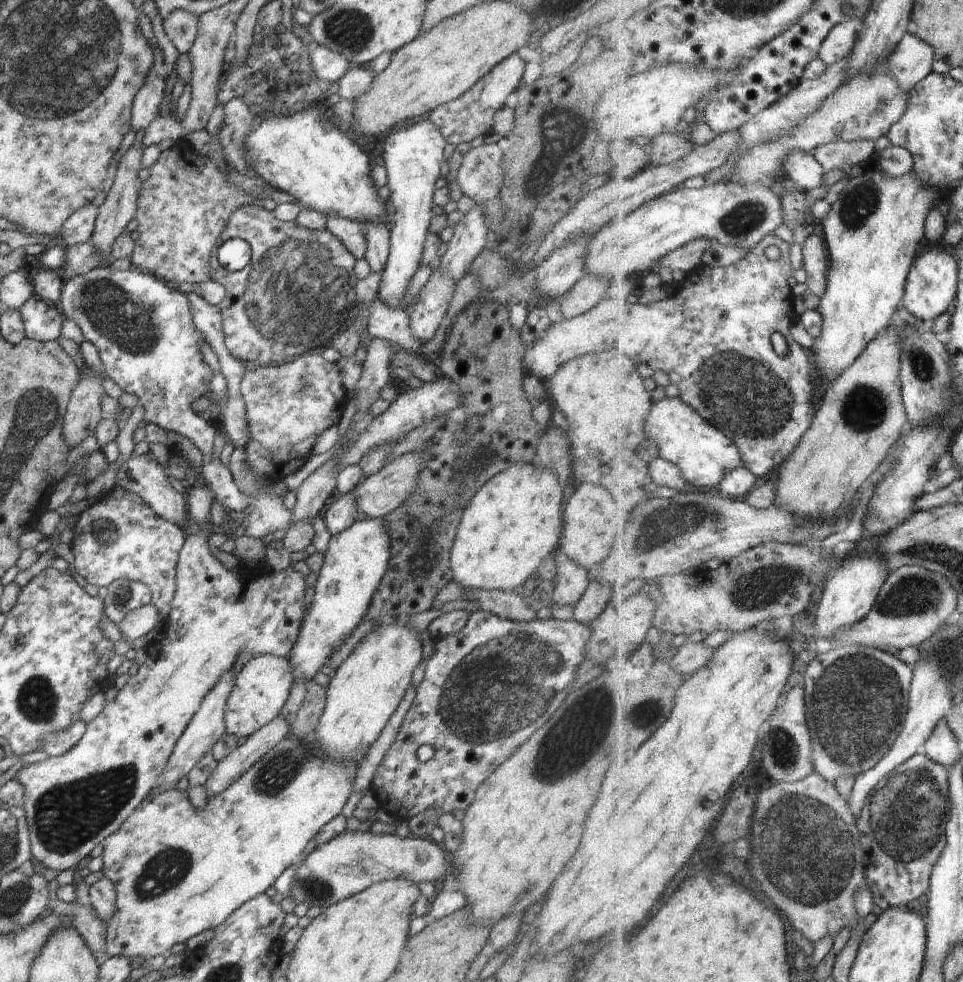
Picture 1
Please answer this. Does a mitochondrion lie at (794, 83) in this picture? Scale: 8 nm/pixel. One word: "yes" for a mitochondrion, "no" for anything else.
no

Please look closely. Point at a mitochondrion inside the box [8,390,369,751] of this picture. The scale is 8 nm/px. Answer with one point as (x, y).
(38, 704)

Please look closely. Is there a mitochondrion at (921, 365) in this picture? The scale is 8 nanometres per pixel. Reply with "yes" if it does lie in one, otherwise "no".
yes

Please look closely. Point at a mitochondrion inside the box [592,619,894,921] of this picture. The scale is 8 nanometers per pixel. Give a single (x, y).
(806, 846)

